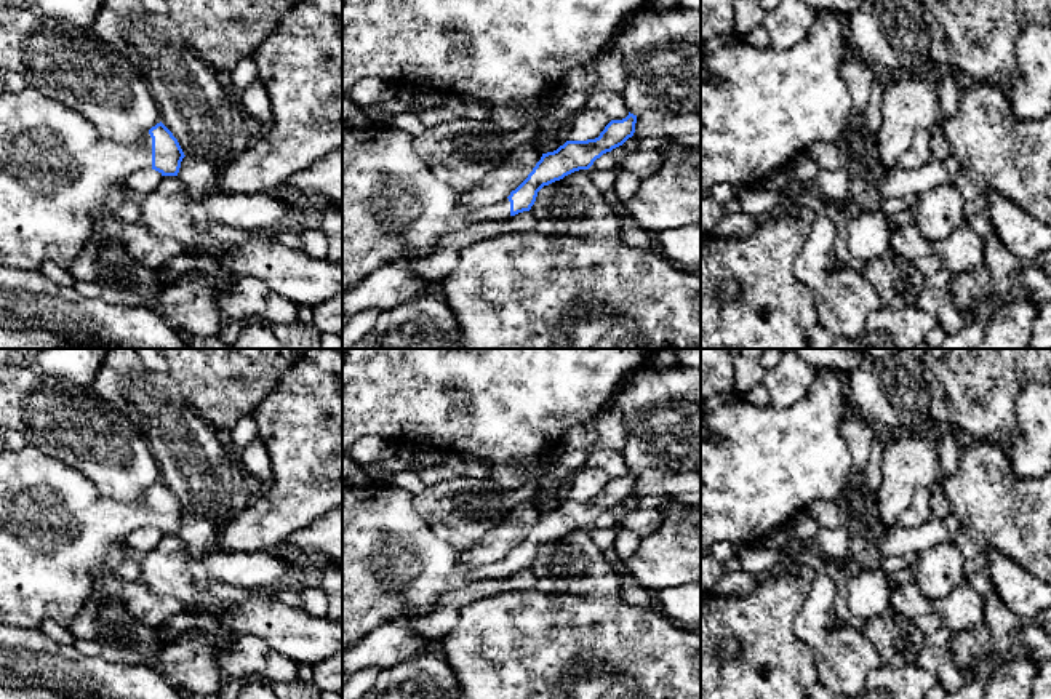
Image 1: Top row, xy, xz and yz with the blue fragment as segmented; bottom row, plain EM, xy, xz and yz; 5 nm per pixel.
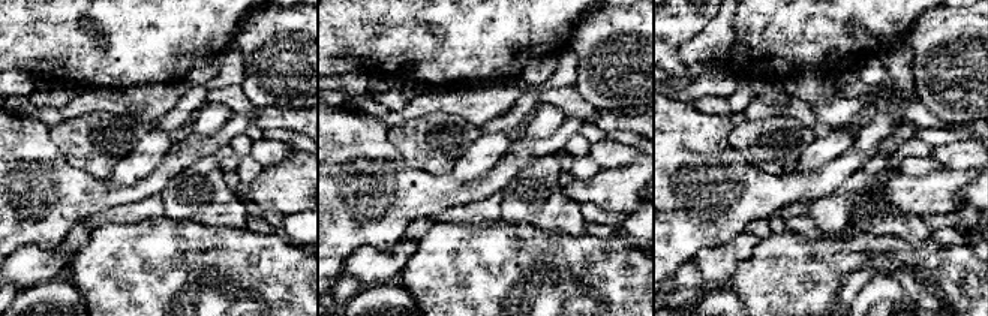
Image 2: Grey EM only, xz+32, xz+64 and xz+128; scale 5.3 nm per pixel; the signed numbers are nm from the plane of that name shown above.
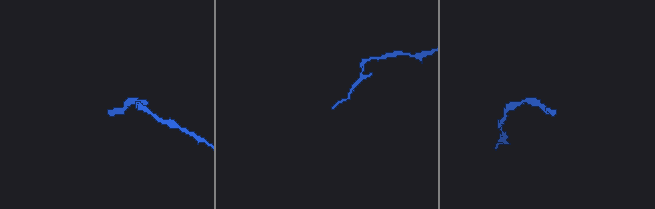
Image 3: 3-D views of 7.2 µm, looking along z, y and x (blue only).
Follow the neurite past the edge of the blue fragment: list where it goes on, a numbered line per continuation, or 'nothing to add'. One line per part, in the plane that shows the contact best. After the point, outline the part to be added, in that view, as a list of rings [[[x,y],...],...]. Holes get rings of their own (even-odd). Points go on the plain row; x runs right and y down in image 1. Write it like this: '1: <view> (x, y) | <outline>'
1: xy (55, 528) | [[[34,445],[0,453],[0,624],[37,629],[45,619],[64,627],[93,592],[91,574],[110,544],[152,526],[152,496],[120,502],[98,493],[78,470]]]

